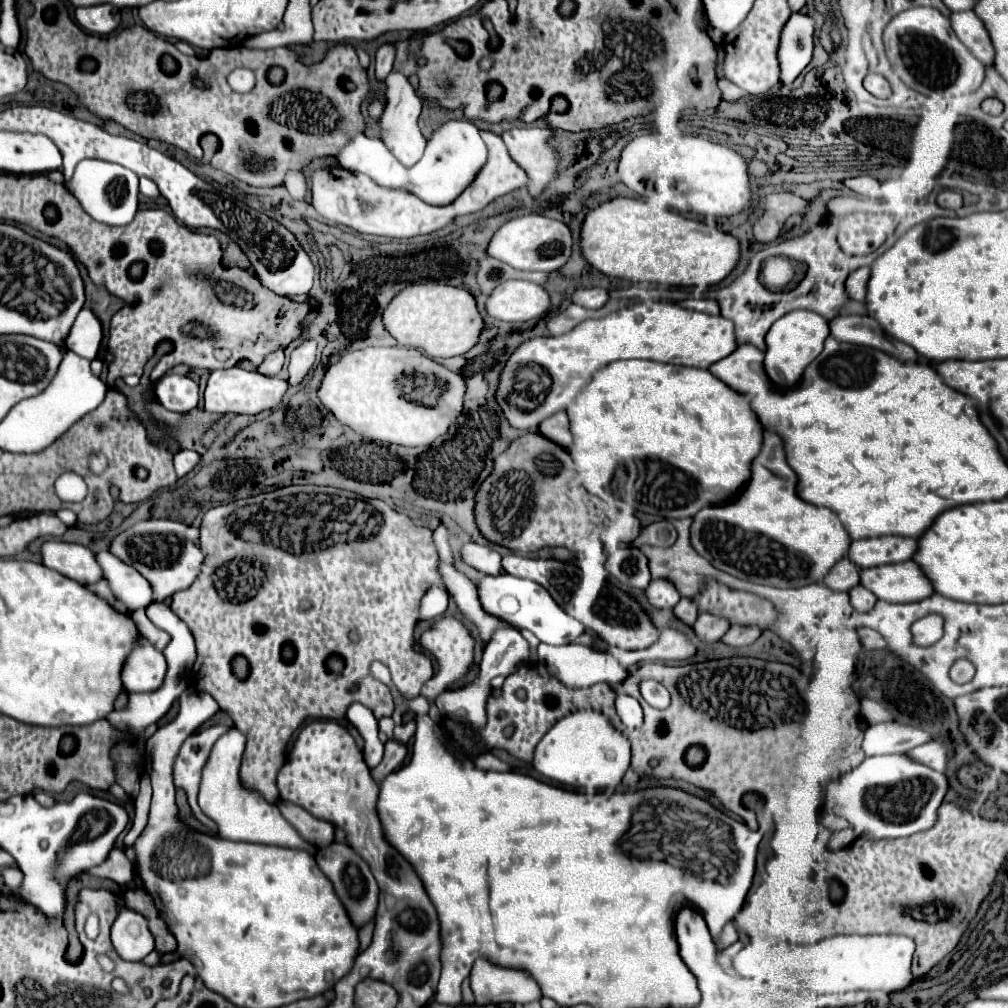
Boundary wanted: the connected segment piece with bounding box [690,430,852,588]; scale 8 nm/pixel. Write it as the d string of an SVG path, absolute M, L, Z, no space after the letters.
M766 430L764 448L752 462L752 478L748 486L740 492L738 500L722 506L708 506L694 516L690 528L692 546L718 570L748 582L776 588L800 588L812 582L820 582L830 572L830 568L846 556L852 540L848 538L848 532L844 530L844 524L840 522L838 514L826 510L824 506L816 506L802 500L796 492L796 484L798 478L786 462L782 438L776 432Z

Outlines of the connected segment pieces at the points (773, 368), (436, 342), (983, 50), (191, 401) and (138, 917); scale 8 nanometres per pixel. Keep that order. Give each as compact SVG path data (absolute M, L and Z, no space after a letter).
M794 310L792 314L786 314L784 318L776 320L768 330L768 338L766 338L764 366L768 378L778 388L786 388L786 390L794 388L796 382L800 382L806 366L822 352L822 344L828 334L830 334L828 322L820 314L810 310Z
M436 282L412 284L404 288L384 310L384 326L400 346L422 350L430 358L452 358L466 354L476 346L484 328L474 296L464 288L444 286Z
M970 10L970 12L954 12L950 16L952 30L960 38L960 42L976 54L978 60L982 60L986 66L994 62L994 46L990 42L990 36L982 24L982 20Z
M166 374L154 386L158 402L172 412L186 414L198 406L198 384L182 374Z
M123 899L120 903L122 907L112 924L112 944L120 958L138 962L154 950L154 936L142 914L127 908Z

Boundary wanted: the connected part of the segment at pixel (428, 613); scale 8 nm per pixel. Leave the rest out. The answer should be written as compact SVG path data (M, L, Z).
M432 588L420 606L420 620L432 620L440 614L444 614L444 610L448 608L448 592L442 588Z

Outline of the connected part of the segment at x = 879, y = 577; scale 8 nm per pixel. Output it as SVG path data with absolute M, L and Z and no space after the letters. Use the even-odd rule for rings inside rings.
M914 560L864 568L860 574L860 584L868 586L876 598L886 602L916 602L934 594L930 578L926 578Z

